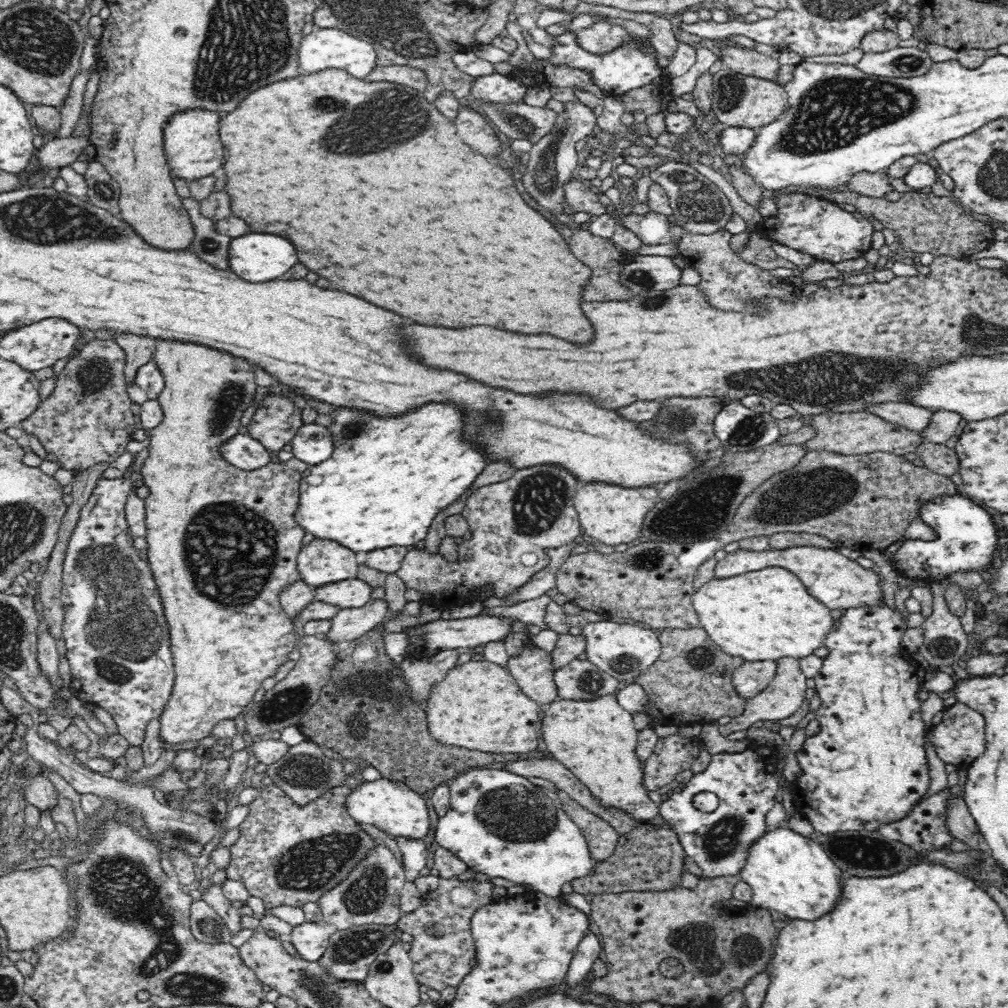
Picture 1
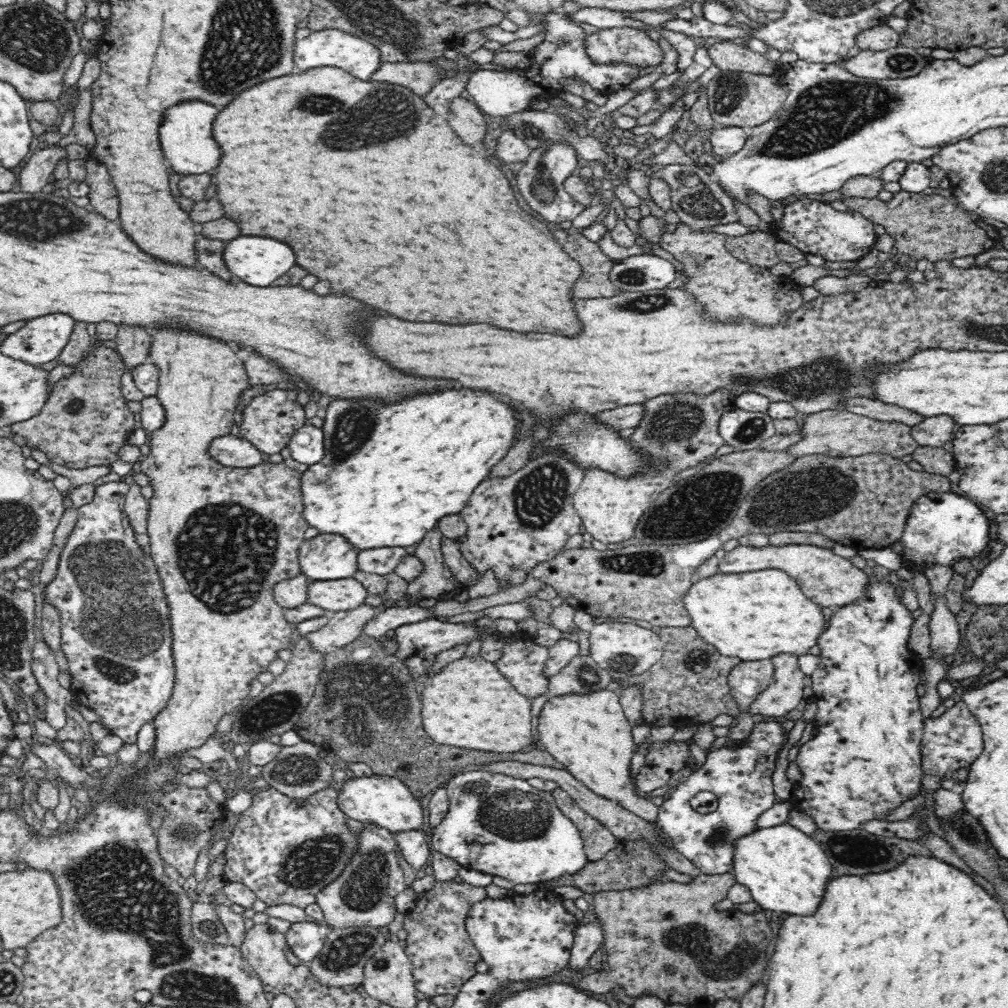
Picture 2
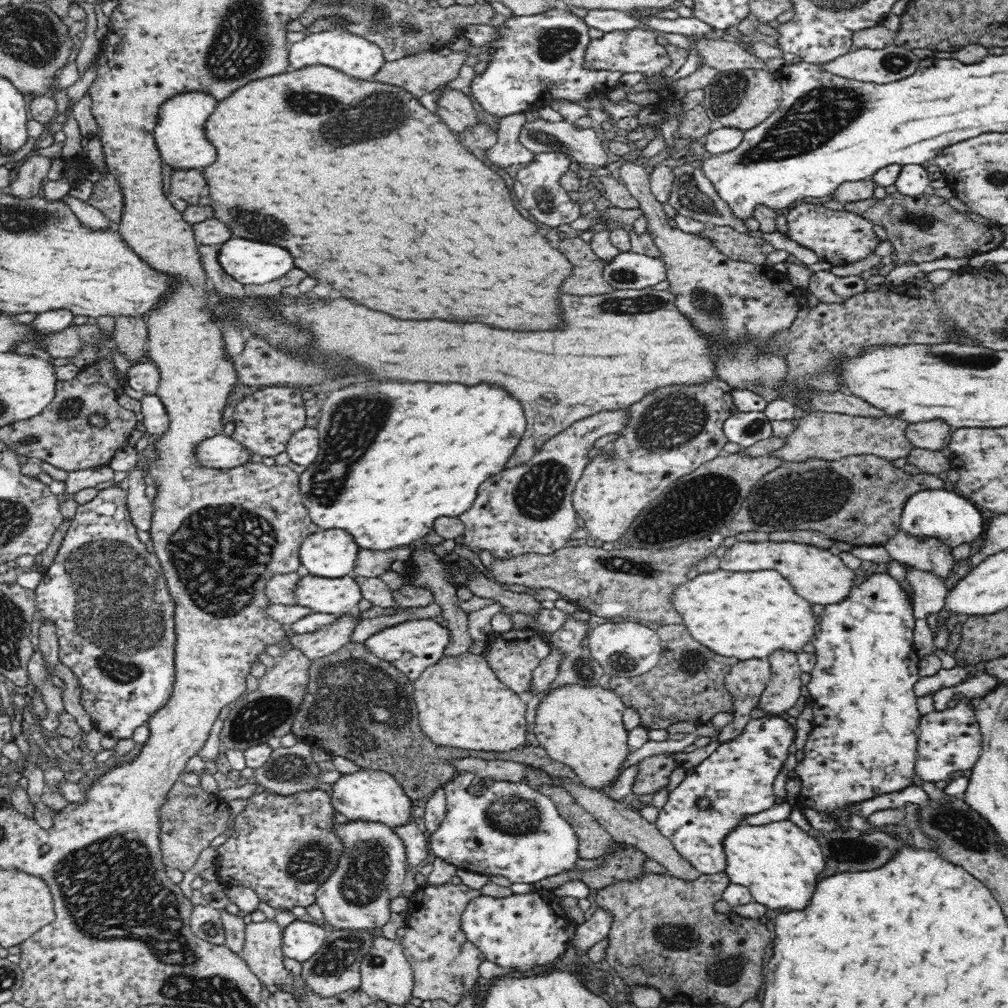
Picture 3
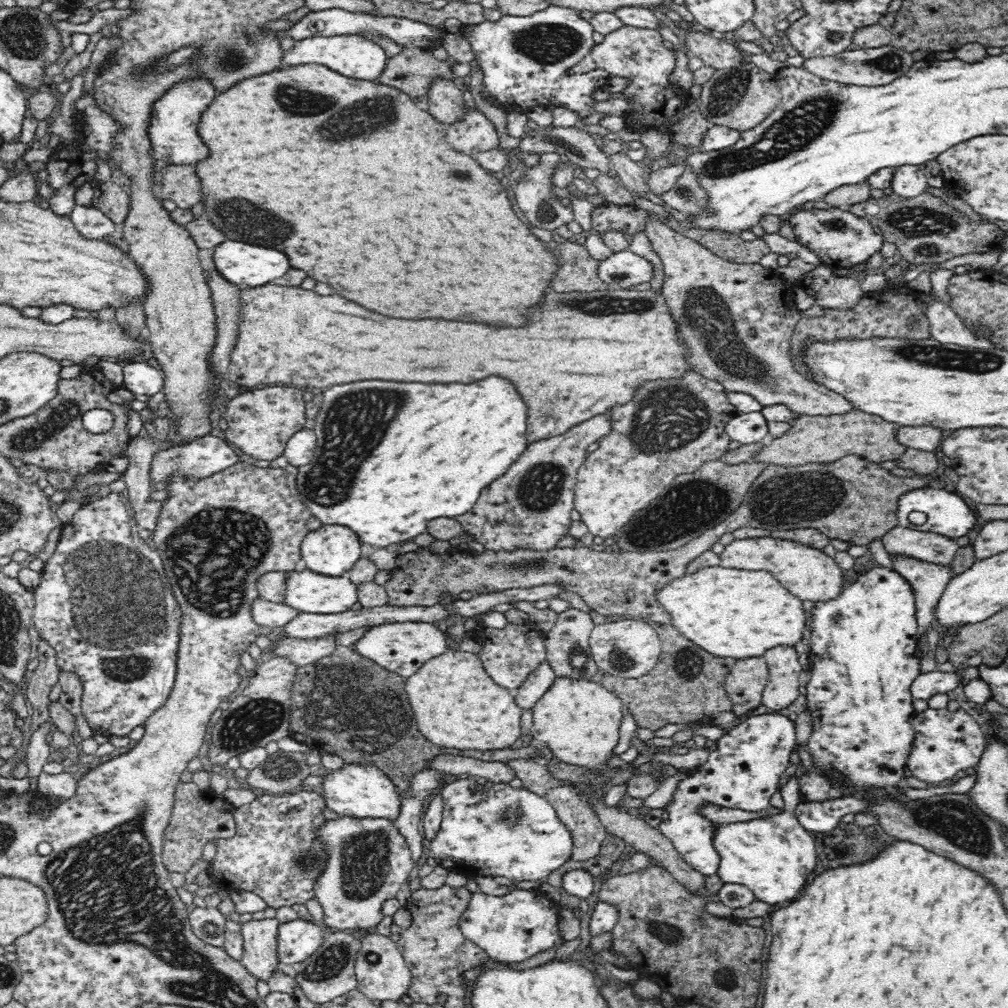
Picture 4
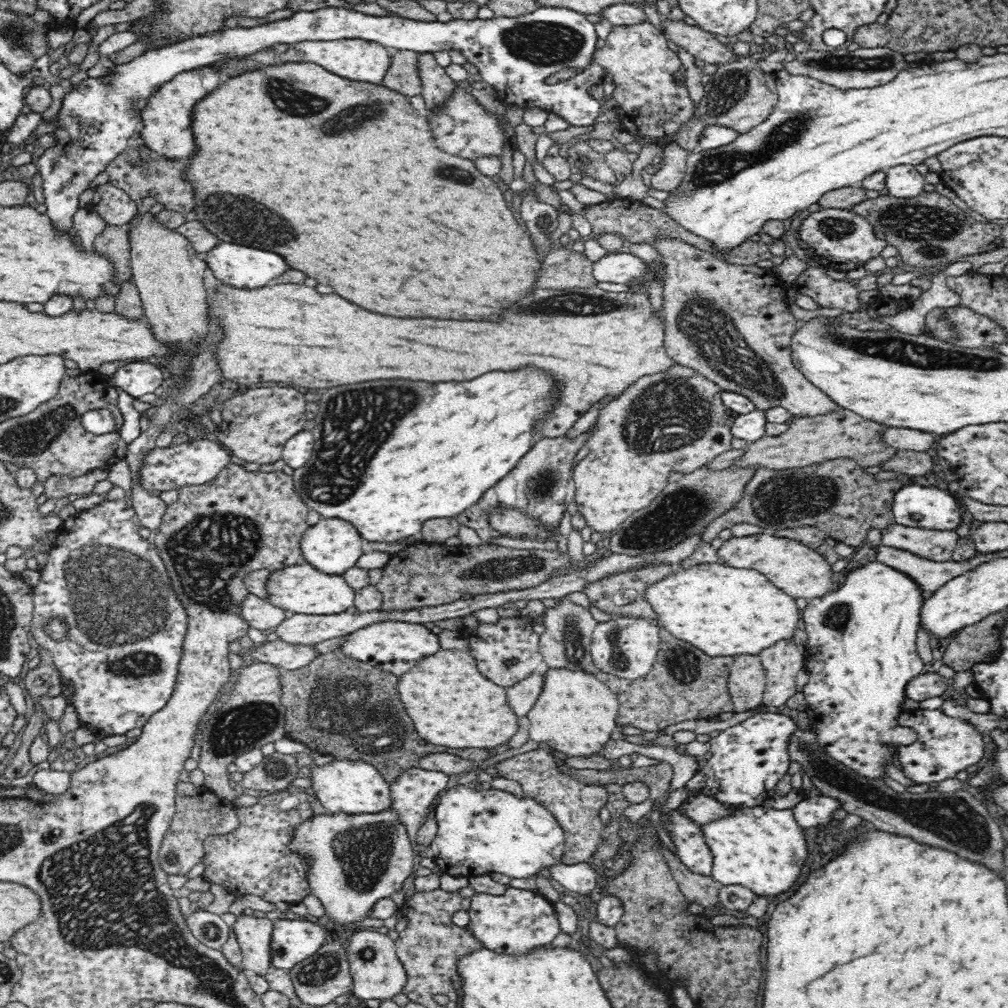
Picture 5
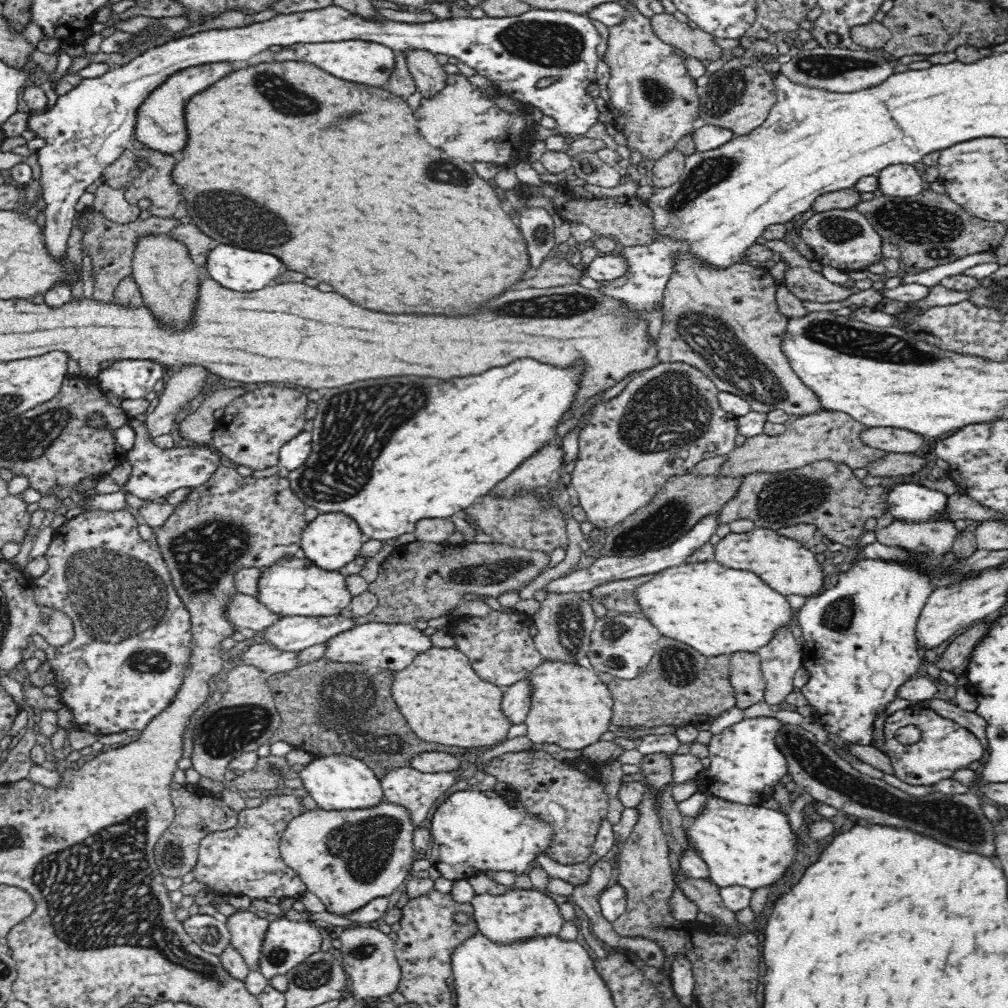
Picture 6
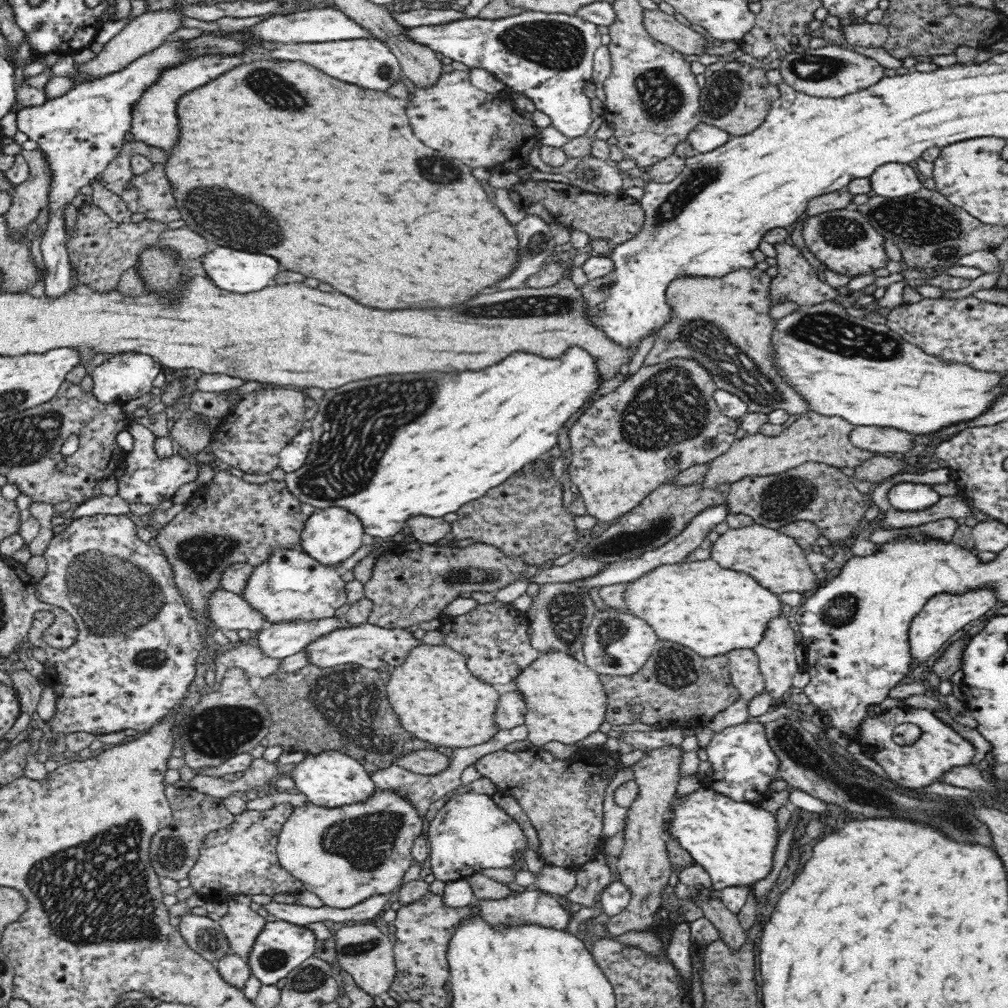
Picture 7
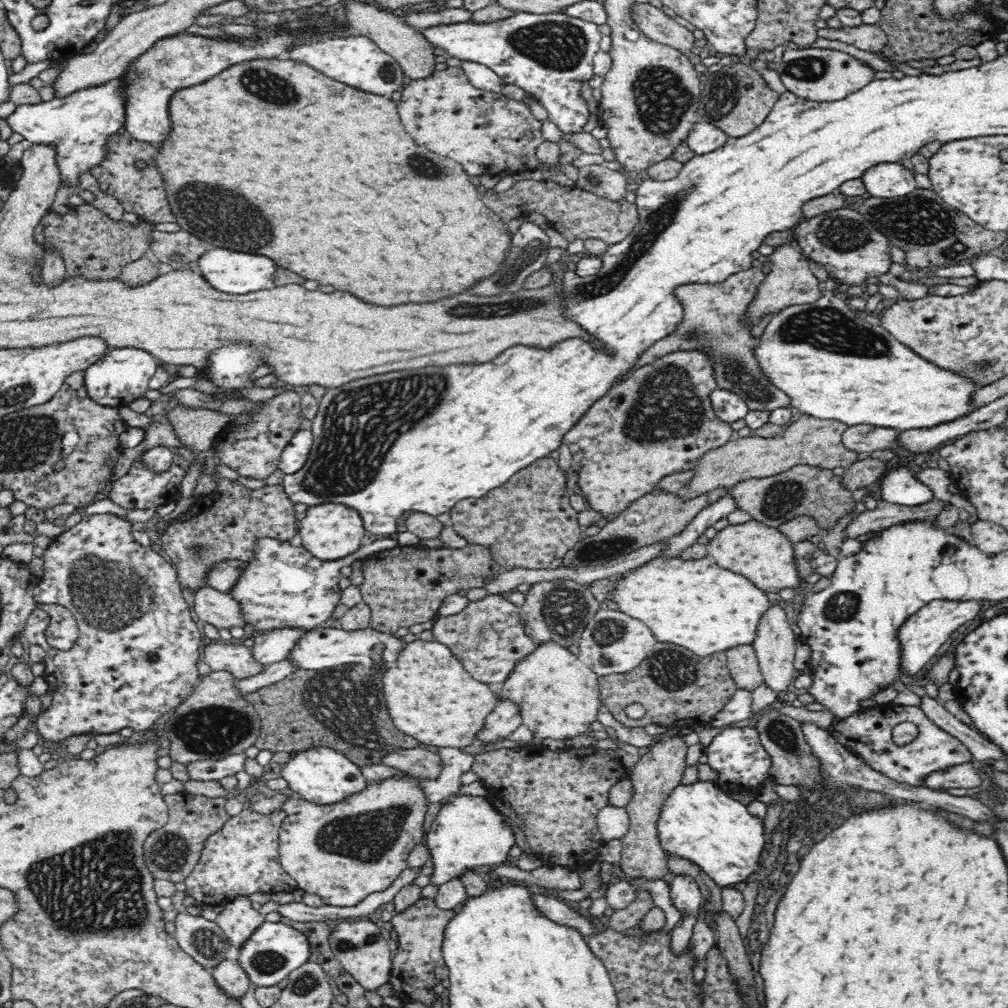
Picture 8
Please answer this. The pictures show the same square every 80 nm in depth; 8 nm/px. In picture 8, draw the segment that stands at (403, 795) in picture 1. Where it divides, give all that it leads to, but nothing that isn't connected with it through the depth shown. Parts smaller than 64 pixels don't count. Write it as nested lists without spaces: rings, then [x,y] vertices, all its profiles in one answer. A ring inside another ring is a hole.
[[[308,746],[304,750],[290,753],[290,758],[280,769],[280,774],[288,787],[300,794],[302,799],[314,804],[336,804],[360,792],[367,782],[357,764],[346,758],[346,755],[326,746]]]

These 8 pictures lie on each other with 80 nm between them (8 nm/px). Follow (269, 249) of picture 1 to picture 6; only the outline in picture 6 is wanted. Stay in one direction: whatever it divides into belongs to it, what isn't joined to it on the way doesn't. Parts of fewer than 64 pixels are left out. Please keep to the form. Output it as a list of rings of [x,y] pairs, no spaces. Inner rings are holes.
[[[219,244],[207,254],[204,266],[210,274],[210,279],[215,280],[218,284],[226,286],[230,290],[236,290],[236,292],[254,292],[254,290],[268,286],[280,274],[280,268],[284,264],[272,254],[250,252],[250,250]]]

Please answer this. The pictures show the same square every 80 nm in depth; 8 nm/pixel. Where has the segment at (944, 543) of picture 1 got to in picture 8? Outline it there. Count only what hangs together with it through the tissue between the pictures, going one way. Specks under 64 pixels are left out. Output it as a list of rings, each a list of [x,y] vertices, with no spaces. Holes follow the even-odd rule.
[[[904,465],[889,466],[876,484],[881,499],[894,505],[919,506],[933,500],[930,488]]]

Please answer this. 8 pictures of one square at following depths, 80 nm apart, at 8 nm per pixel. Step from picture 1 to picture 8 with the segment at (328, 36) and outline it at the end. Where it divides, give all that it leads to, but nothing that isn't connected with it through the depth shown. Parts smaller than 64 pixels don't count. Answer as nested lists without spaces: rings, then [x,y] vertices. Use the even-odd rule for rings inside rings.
[[[360,34],[348,37],[324,38],[323,40],[304,43],[290,49],[289,53],[284,55],[284,58],[310,64],[318,72],[322,72],[322,74],[326,74],[326,76],[330,76],[338,82],[344,82],[352,88],[360,88],[364,92],[385,97],[402,90],[403,80],[406,77],[396,59],[380,50],[380,47],[376,46],[376,43],[372,42],[370,38]]]

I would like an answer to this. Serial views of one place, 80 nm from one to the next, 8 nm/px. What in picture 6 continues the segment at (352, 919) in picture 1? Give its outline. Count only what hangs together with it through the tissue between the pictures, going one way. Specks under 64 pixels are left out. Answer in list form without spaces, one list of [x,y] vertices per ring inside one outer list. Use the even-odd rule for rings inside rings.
[[[385,798],[376,806],[354,810],[303,808],[298,816],[294,816],[286,824],[284,834],[280,838],[279,852],[286,866],[297,872],[307,891],[313,892],[321,900],[328,913],[346,915],[365,906],[374,898],[387,897],[402,886],[416,862],[413,834],[417,828],[418,824],[413,823],[410,811],[405,806],[394,804]]]

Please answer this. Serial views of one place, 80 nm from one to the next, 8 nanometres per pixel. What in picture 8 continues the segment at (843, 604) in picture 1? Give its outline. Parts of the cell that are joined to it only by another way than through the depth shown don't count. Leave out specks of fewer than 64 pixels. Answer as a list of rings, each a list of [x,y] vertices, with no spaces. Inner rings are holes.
[[[752,519],[744,524],[729,524],[708,540],[706,550],[707,556],[712,557],[719,567],[742,574],[765,592],[796,588],[800,584],[800,577],[796,576],[794,569],[791,541],[778,528],[763,522]]]

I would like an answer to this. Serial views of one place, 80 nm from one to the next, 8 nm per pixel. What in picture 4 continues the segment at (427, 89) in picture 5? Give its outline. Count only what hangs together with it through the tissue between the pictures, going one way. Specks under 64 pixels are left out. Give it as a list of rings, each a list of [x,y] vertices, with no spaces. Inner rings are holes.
[[[436,76],[430,82],[427,96],[428,112],[441,123],[456,122],[464,114],[462,92],[454,85],[453,79]]]

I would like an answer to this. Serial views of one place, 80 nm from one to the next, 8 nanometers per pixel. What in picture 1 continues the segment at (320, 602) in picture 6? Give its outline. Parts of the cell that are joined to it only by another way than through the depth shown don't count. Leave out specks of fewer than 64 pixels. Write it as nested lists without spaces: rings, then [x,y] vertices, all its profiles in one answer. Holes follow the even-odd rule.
[[[358,578],[332,582],[313,589],[314,601],[324,602],[339,609],[360,608],[371,598],[372,587]]]

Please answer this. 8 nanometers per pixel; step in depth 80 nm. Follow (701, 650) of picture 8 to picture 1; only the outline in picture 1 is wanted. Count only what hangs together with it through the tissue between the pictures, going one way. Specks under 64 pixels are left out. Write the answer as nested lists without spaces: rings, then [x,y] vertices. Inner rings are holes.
[[[780,567],[755,570],[732,578],[716,578],[690,595],[698,614],[698,626],[706,631],[724,653],[742,656],[745,661],[777,661],[782,656],[804,658],[822,646],[824,636],[833,629],[830,609],[812,598],[802,582]]]

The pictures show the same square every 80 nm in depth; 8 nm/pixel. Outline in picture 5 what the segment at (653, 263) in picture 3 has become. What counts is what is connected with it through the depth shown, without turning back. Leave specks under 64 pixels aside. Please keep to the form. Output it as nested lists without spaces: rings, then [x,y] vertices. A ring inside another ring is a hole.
[[[627,249],[608,253],[592,264],[592,275],[597,282],[626,284],[646,272],[644,261]]]

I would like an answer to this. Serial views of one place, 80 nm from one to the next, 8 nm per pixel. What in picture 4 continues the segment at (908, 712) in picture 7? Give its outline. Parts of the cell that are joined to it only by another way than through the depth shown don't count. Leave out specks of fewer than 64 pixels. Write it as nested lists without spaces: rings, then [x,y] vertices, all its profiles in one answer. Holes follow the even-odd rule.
[[[928,707],[920,712],[912,712],[908,723],[916,731],[906,758],[906,766],[914,778],[929,785],[943,785],[956,778],[960,770],[976,767],[980,762],[987,741],[976,720],[963,709],[949,712],[945,708],[936,710]]]

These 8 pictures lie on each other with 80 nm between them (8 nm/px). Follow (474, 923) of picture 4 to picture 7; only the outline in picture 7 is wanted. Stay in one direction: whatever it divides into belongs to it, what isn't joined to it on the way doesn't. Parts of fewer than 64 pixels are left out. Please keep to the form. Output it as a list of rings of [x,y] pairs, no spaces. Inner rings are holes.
[[[539,890],[521,892],[515,897],[508,895],[500,901],[494,899],[478,900],[474,908],[478,908],[482,919],[493,926],[502,925],[540,925],[556,930],[568,928],[572,917],[569,910],[565,910],[549,893]]]

